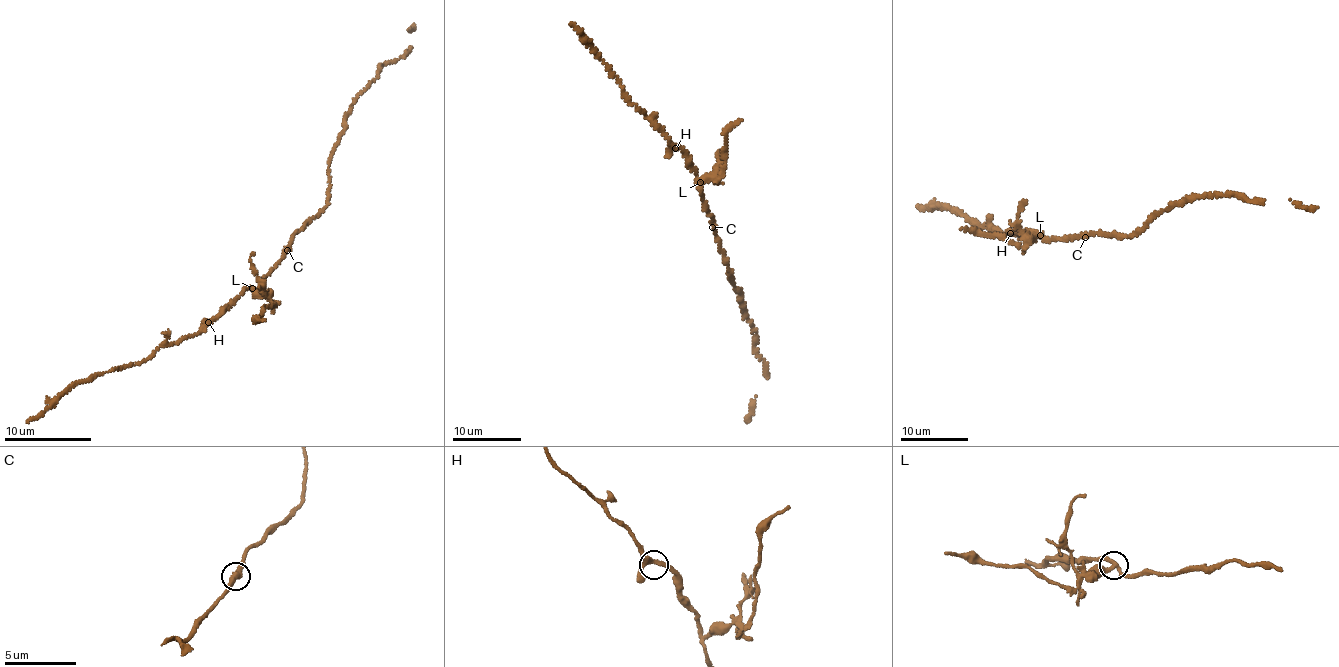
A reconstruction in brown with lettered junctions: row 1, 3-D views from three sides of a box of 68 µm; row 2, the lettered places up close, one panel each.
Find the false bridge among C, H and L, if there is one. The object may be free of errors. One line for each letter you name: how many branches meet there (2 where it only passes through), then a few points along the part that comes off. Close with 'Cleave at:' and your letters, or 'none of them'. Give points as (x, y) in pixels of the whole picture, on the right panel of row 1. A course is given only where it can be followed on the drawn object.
L: 3 | (1040, 234), (1021, 244), (1004, 240), (1000, 236), (962, 228)
Cleave at: L

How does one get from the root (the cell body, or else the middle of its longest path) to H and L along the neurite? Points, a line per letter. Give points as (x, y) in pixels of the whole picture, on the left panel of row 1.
H: (289, 246), (256, 290), (245, 290), (208, 322)
L: (289, 246), (256, 290), (252, 288)

